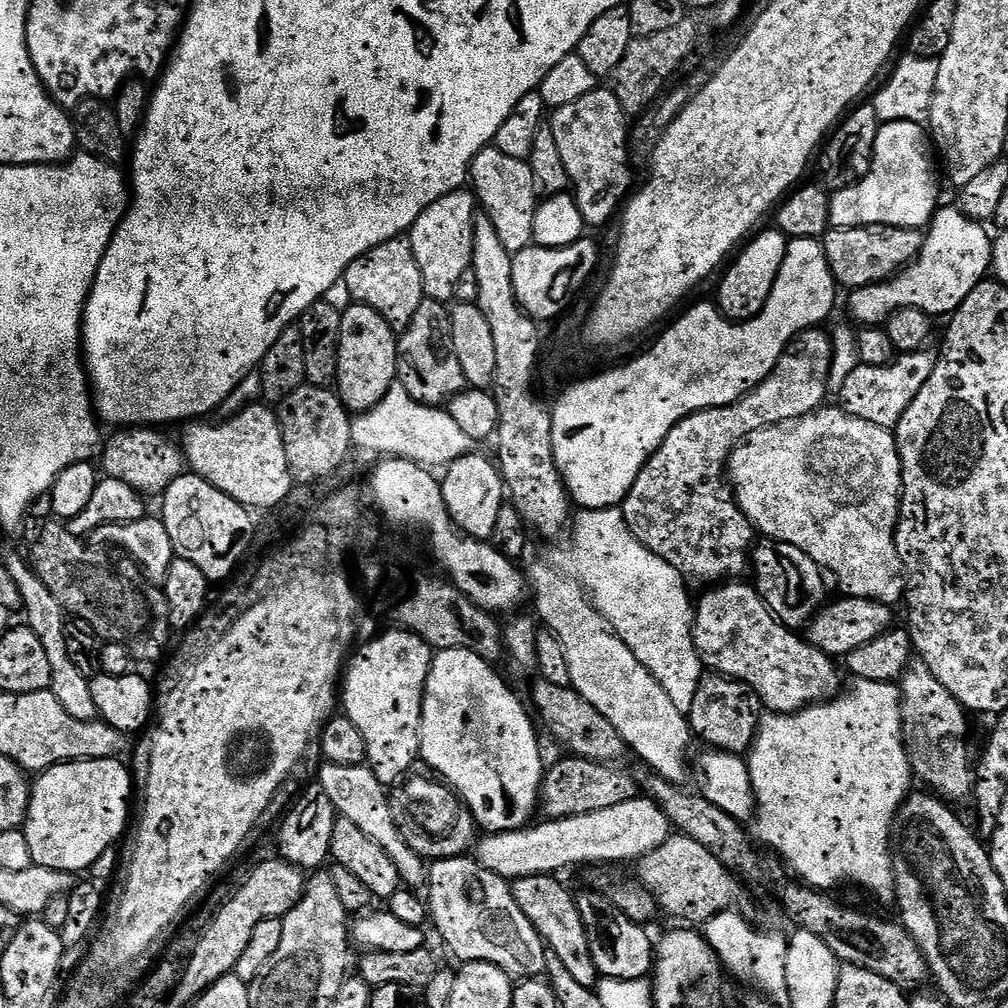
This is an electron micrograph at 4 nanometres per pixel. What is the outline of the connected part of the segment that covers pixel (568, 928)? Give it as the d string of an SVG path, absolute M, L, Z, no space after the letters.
M555 875L523 876L520 880L511 881L512 893L526 918L538 930L544 940L547 951L562 962L562 966L582 986L595 989L598 984L598 973L594 966L594 958L590 954L590 938L586 934L586 926L582 914L576 905L576 896L568 893L559 884Z

